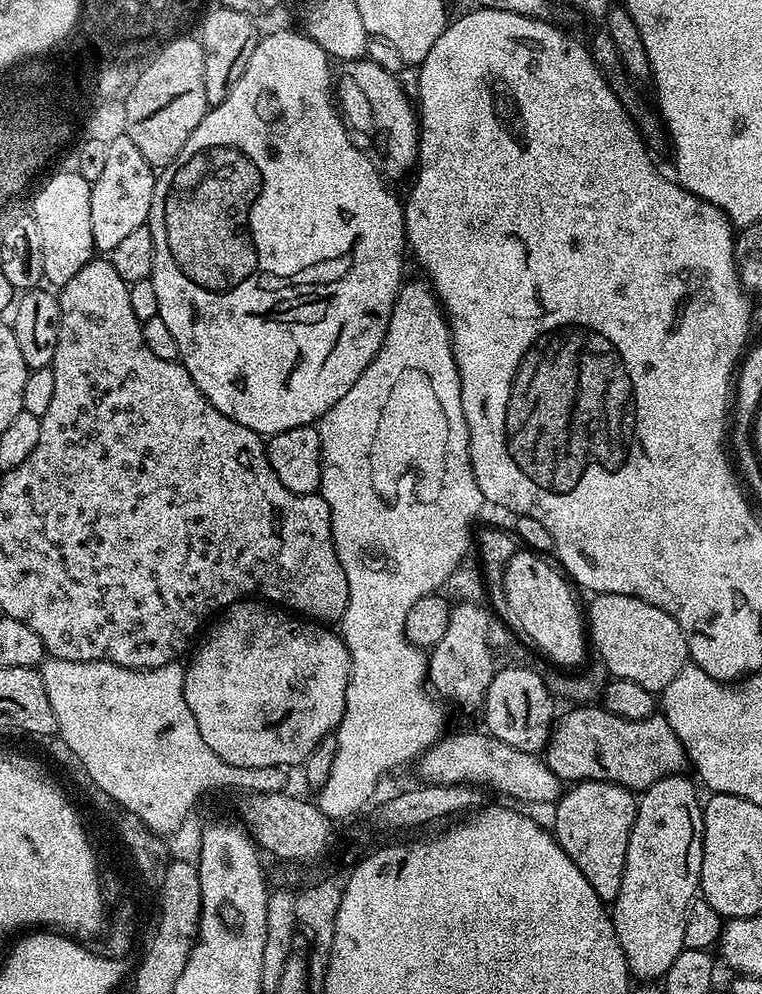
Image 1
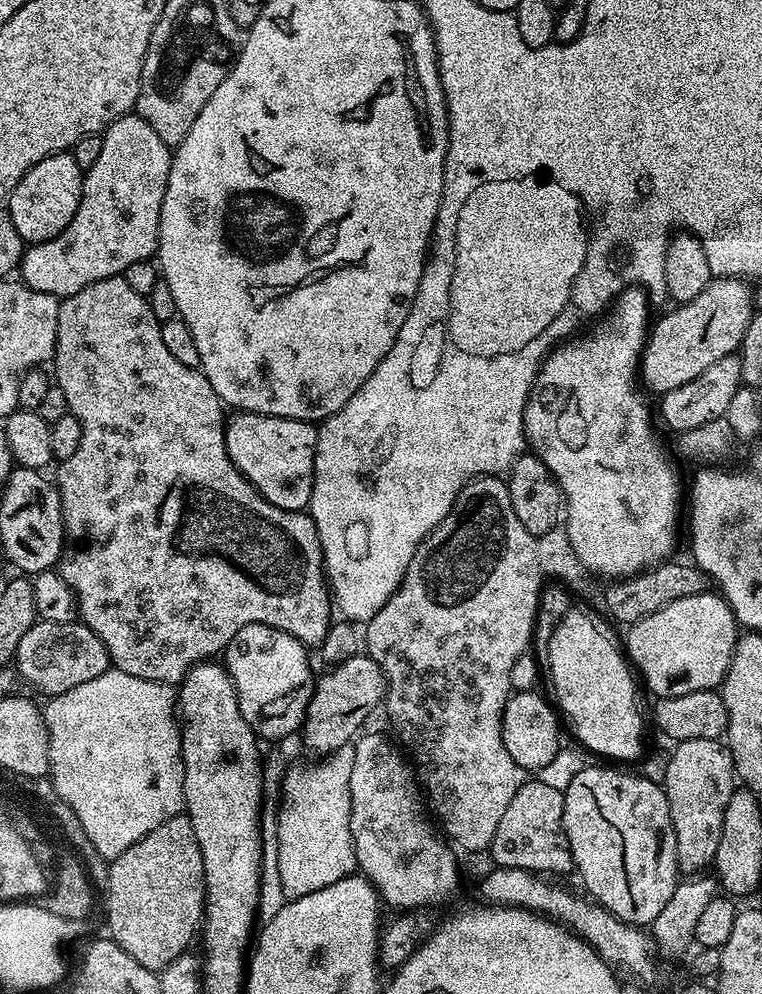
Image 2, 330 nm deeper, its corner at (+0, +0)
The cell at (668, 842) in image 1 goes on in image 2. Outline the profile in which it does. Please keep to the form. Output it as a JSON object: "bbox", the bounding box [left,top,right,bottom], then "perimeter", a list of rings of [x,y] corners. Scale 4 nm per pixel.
{"bbox":[662,738,734,874],"perimeter":[[[706,738],[681,740],[673,748],[676,749],[673,750],[672,757],[664,768],[662,787],[668,799],[670,818],[676,835],[676,862],[679,871],[684,874],[696,874],[705,869],[702,867],[706,864],[711,865],[716,859],[718,842],[722,834],[722,818],[726,814],[726,806],[734,791],[732,753],[720,740]]]}

